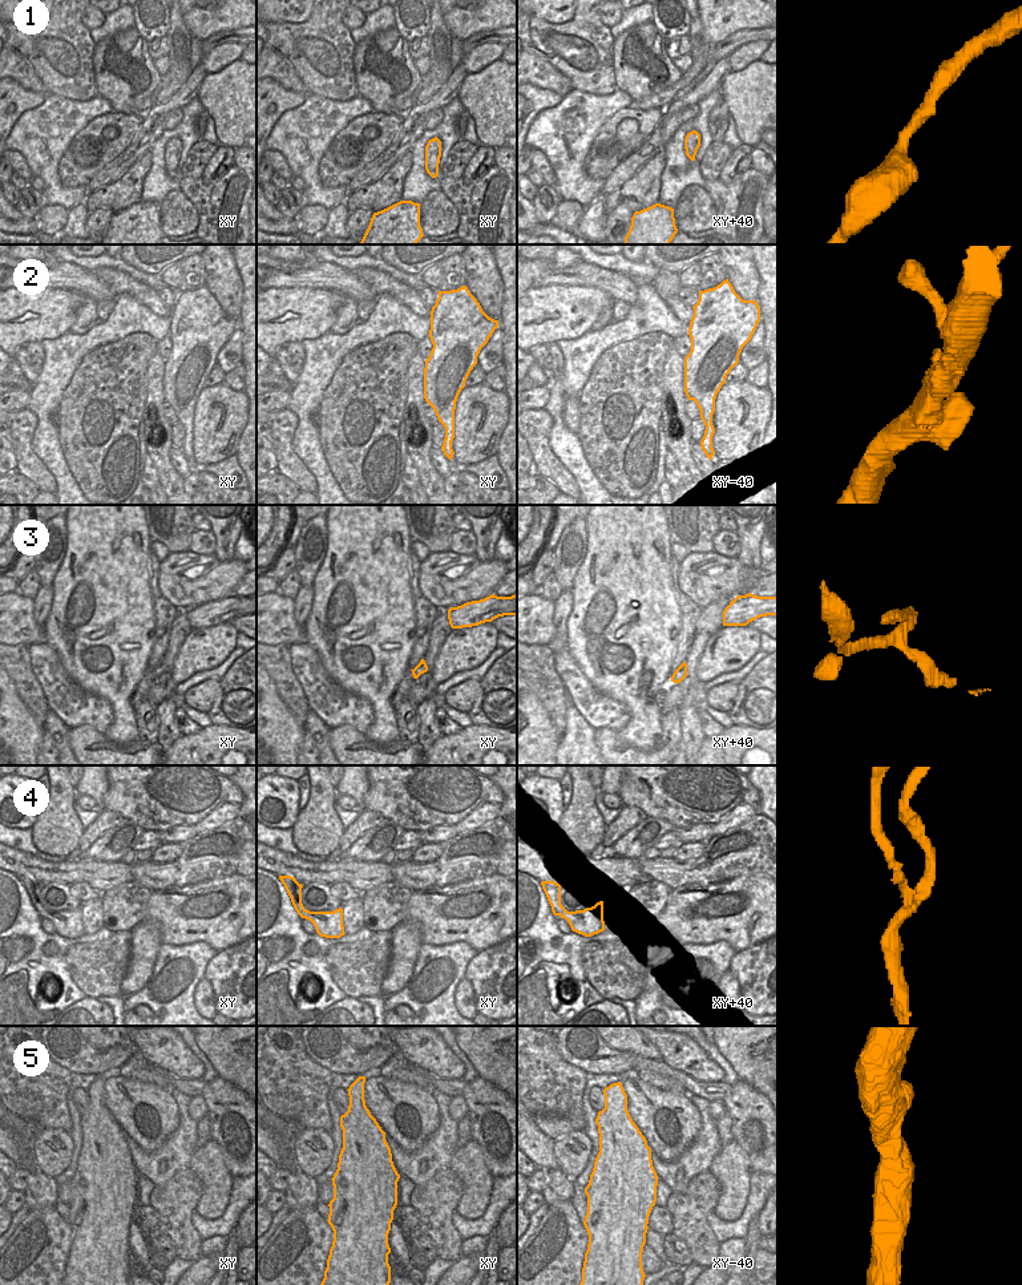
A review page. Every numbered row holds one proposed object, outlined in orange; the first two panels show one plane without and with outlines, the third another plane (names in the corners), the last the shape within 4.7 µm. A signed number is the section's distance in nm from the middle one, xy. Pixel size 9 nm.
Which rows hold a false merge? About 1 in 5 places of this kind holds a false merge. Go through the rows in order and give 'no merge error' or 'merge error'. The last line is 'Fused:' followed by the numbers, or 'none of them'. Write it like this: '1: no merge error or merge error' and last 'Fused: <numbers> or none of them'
1: no merge error
2: no merge error
3: no merge error
4: no merge error
5: no merge error
Fused: none of them

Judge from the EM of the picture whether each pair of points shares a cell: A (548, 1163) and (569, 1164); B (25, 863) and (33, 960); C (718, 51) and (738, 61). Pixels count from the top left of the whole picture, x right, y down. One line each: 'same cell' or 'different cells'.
A: different cells
B: different cells
C: different cells

